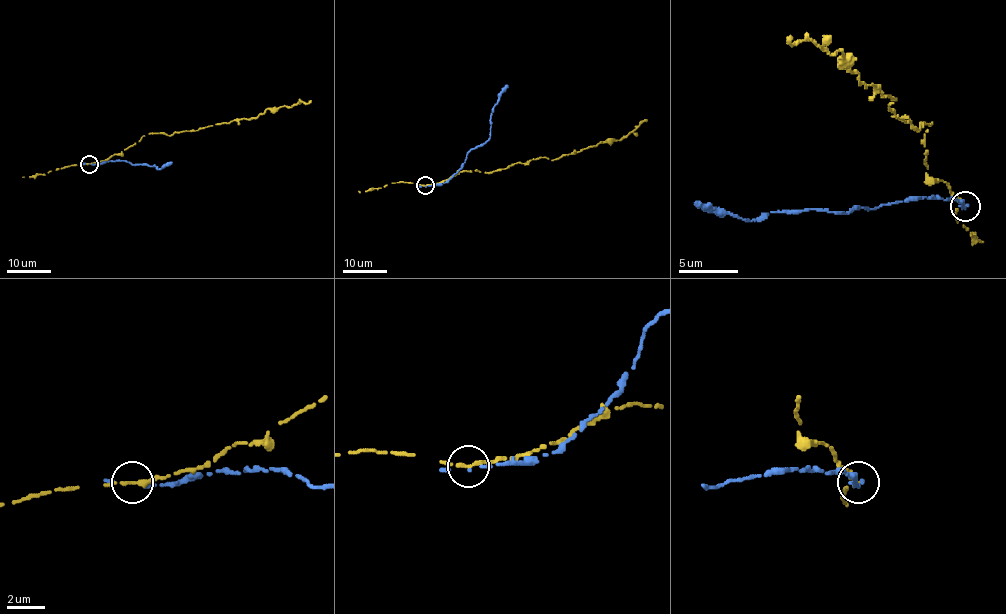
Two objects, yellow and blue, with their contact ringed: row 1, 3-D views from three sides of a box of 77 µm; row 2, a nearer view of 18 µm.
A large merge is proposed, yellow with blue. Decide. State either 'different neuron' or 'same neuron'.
different neuron

